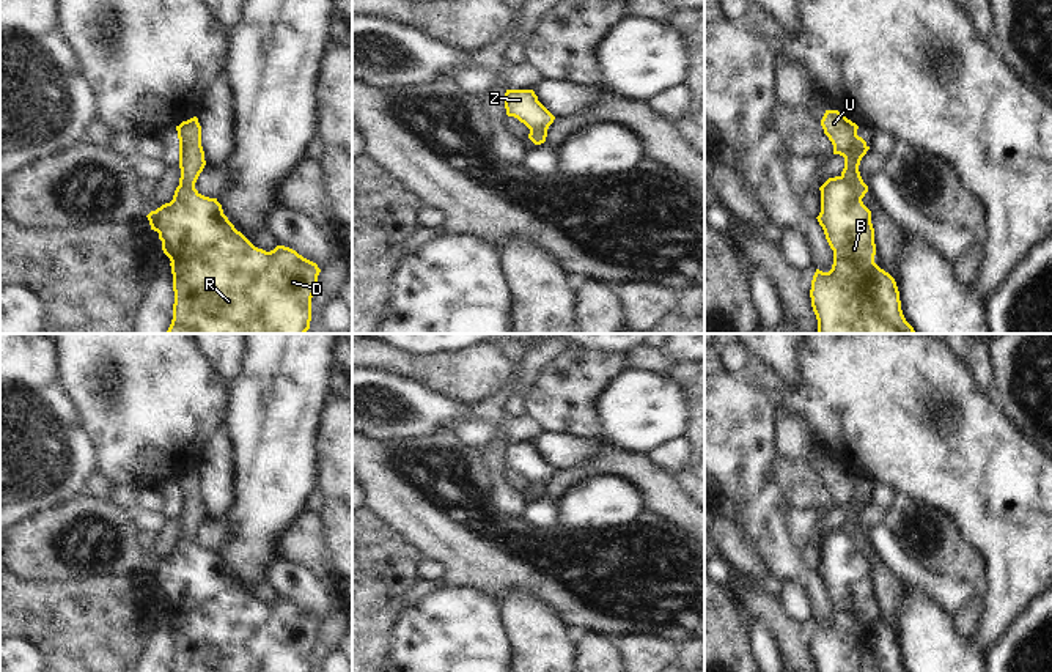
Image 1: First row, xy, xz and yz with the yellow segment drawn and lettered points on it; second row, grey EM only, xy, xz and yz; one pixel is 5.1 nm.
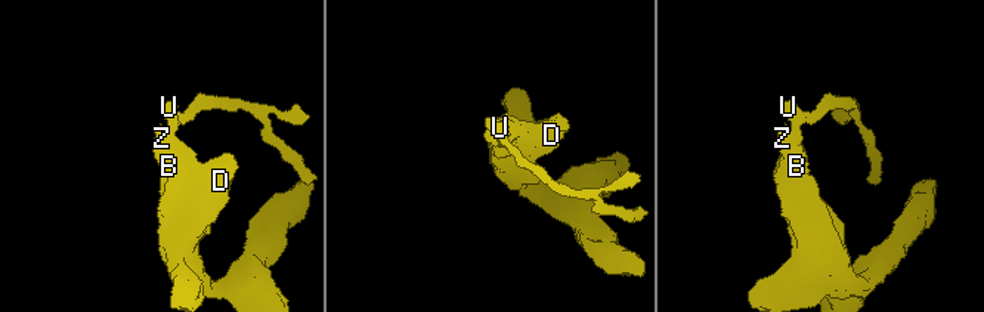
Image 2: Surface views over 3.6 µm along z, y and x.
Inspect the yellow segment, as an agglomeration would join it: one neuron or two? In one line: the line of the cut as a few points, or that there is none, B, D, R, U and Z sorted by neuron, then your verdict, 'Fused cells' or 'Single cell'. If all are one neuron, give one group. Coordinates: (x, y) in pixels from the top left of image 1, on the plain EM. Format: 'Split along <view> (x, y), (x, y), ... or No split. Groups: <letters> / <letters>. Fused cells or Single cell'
Split along yz (840, 529), (860, 553). Groups: B D R Z / U. Fused cells

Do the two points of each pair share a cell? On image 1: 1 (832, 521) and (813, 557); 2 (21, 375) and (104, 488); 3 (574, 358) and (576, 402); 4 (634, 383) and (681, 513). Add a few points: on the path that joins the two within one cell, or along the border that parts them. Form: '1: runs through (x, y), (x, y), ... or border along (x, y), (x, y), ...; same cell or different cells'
1: runs through (823, 529), (815, 537), (813, 548); same cell
2: border along (95, 471), (82, 491); different cells
3: runs through (574, 369), (574, 391); same cell
4: border along (610, 443), (647, 454); different cells

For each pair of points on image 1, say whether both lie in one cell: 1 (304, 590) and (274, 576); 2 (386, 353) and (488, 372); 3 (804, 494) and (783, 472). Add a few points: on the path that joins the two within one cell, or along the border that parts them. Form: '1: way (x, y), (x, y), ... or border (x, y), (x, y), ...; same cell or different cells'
1: way (296, 583), (282, 576); same cell
2: way (411, 365), (434, 372), (463, 372); same cell
3: way (801, 490), (788, 477); same cell

